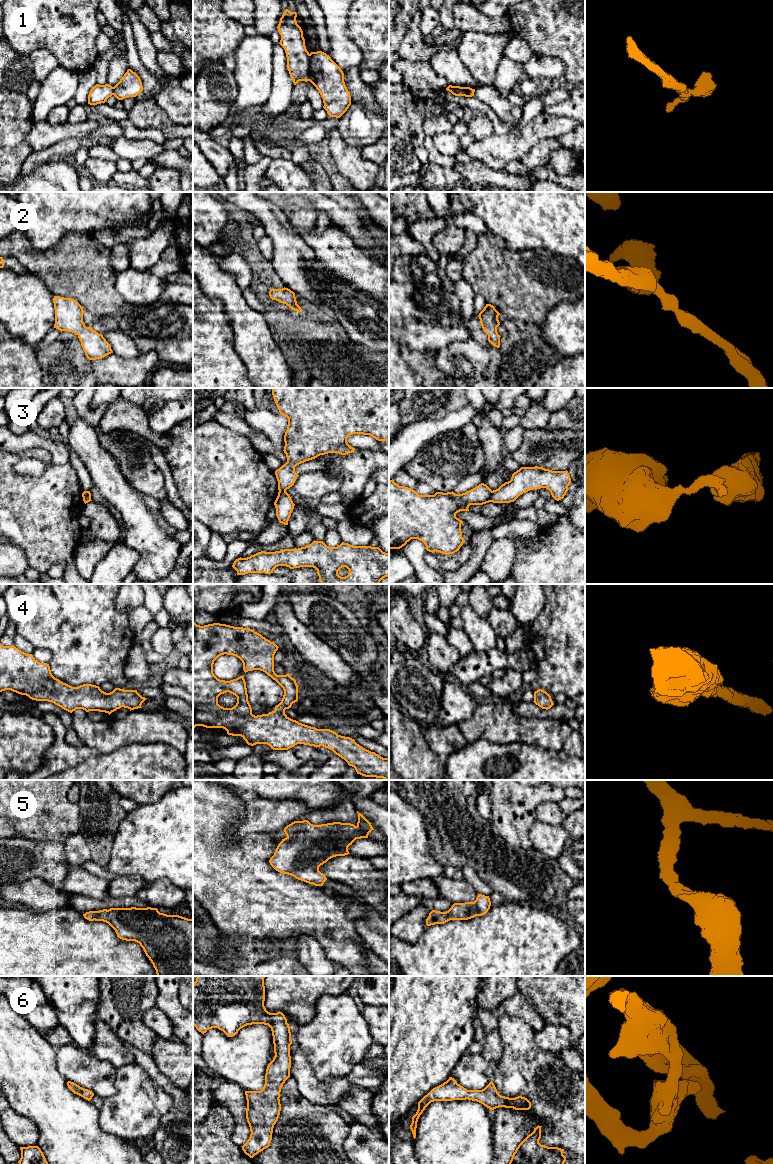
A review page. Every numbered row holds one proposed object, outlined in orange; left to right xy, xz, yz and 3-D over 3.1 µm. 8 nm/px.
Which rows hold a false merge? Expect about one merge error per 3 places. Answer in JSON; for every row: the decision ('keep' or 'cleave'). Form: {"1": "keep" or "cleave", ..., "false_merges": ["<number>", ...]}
{"1": "cleave", "2": "keep", "3": "cleave", "4": "keep", "5": "keep", "6": "keep", "false_merges": ["1", "3"]}

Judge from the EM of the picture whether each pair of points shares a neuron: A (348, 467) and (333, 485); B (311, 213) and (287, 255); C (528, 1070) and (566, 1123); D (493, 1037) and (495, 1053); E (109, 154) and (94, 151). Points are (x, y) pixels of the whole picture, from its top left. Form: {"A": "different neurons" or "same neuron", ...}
{"A": "different neurons", "B": "different neurons", "C": "same neuron", "D": "same neuron", "E": "same neuron"}

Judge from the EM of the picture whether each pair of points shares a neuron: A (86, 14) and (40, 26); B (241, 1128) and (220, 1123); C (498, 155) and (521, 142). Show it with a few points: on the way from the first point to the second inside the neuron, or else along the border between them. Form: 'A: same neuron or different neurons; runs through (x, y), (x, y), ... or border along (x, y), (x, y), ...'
A: same neuron; runs through (75, 14), (72, 11), (60, 11), (51, 15)
B: different neurons; border along (221, 1106), (233, 1117), (233, 1141), (240, 1146)
C: same neuron; runs through (504, 149), (515, 145)

